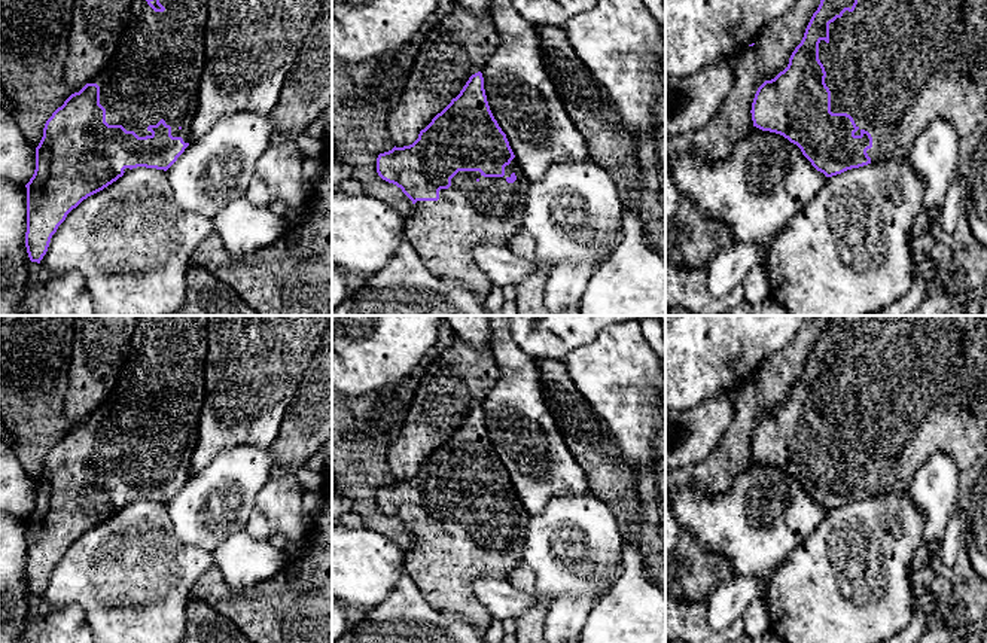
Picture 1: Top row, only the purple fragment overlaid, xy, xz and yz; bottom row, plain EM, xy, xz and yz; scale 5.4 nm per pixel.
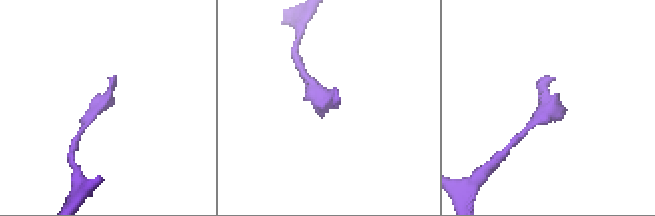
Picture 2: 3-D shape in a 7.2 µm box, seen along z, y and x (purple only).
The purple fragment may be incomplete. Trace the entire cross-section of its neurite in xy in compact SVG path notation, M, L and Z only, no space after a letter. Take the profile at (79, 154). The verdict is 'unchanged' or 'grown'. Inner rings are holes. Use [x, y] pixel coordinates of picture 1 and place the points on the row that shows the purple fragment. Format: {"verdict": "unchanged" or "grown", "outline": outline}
{"verdict": "grown", "outline": "M132 0L130 18L115 55L45 124L43 137L36 147L36 170L25 185L25 247L31 262L40 263L58 226L83 199L103 191L128 170L146 167L167 171L189 146L205 63L204 30L207 18L207 0Z"}

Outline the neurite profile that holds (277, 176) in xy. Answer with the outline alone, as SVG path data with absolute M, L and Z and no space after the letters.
M272 141L256 161L244 198L262 207L274 201L301 207L305 201L302 162L304 153L295 141Z

